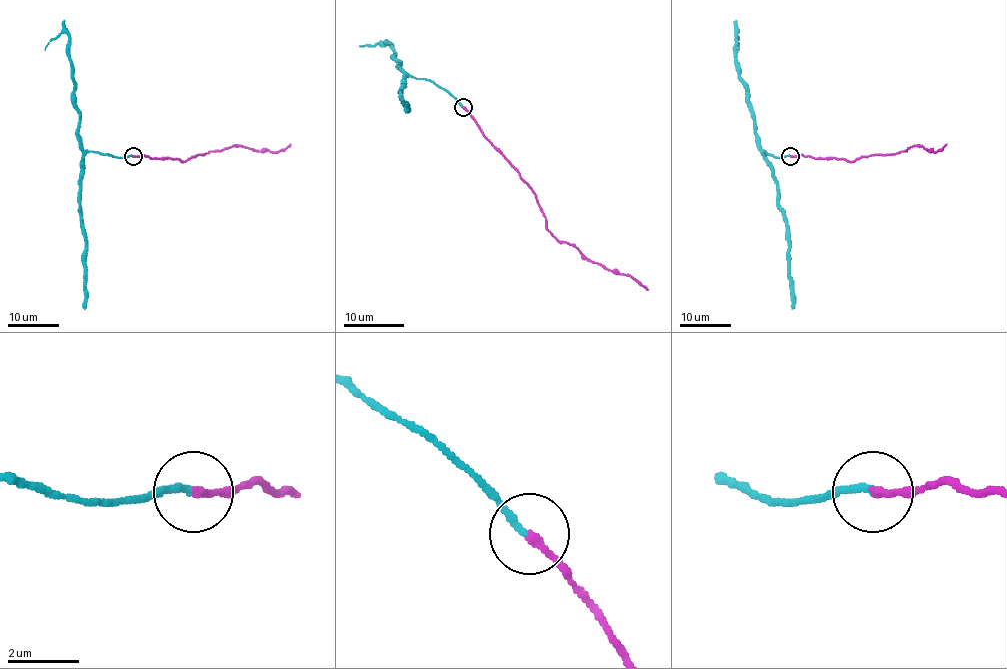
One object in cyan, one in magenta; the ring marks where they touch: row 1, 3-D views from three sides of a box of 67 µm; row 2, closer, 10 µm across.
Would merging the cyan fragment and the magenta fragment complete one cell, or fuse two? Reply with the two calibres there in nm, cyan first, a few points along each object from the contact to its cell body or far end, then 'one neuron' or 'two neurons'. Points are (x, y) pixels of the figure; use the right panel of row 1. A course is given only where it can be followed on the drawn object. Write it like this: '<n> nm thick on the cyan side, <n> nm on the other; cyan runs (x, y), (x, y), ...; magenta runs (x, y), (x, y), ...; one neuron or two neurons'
190 nm thick on the cyan side, 240 nm on the other; cyan runs (790, 156), (776, 157), (764, 152), (776, 184), (777, 207), (782, 212), (794, 308); magenta runs (790, 156), (844, 158), (854, 162), (866, 156), (893, 154), (921, 145), (935, 152), (947, 144); one neuron

